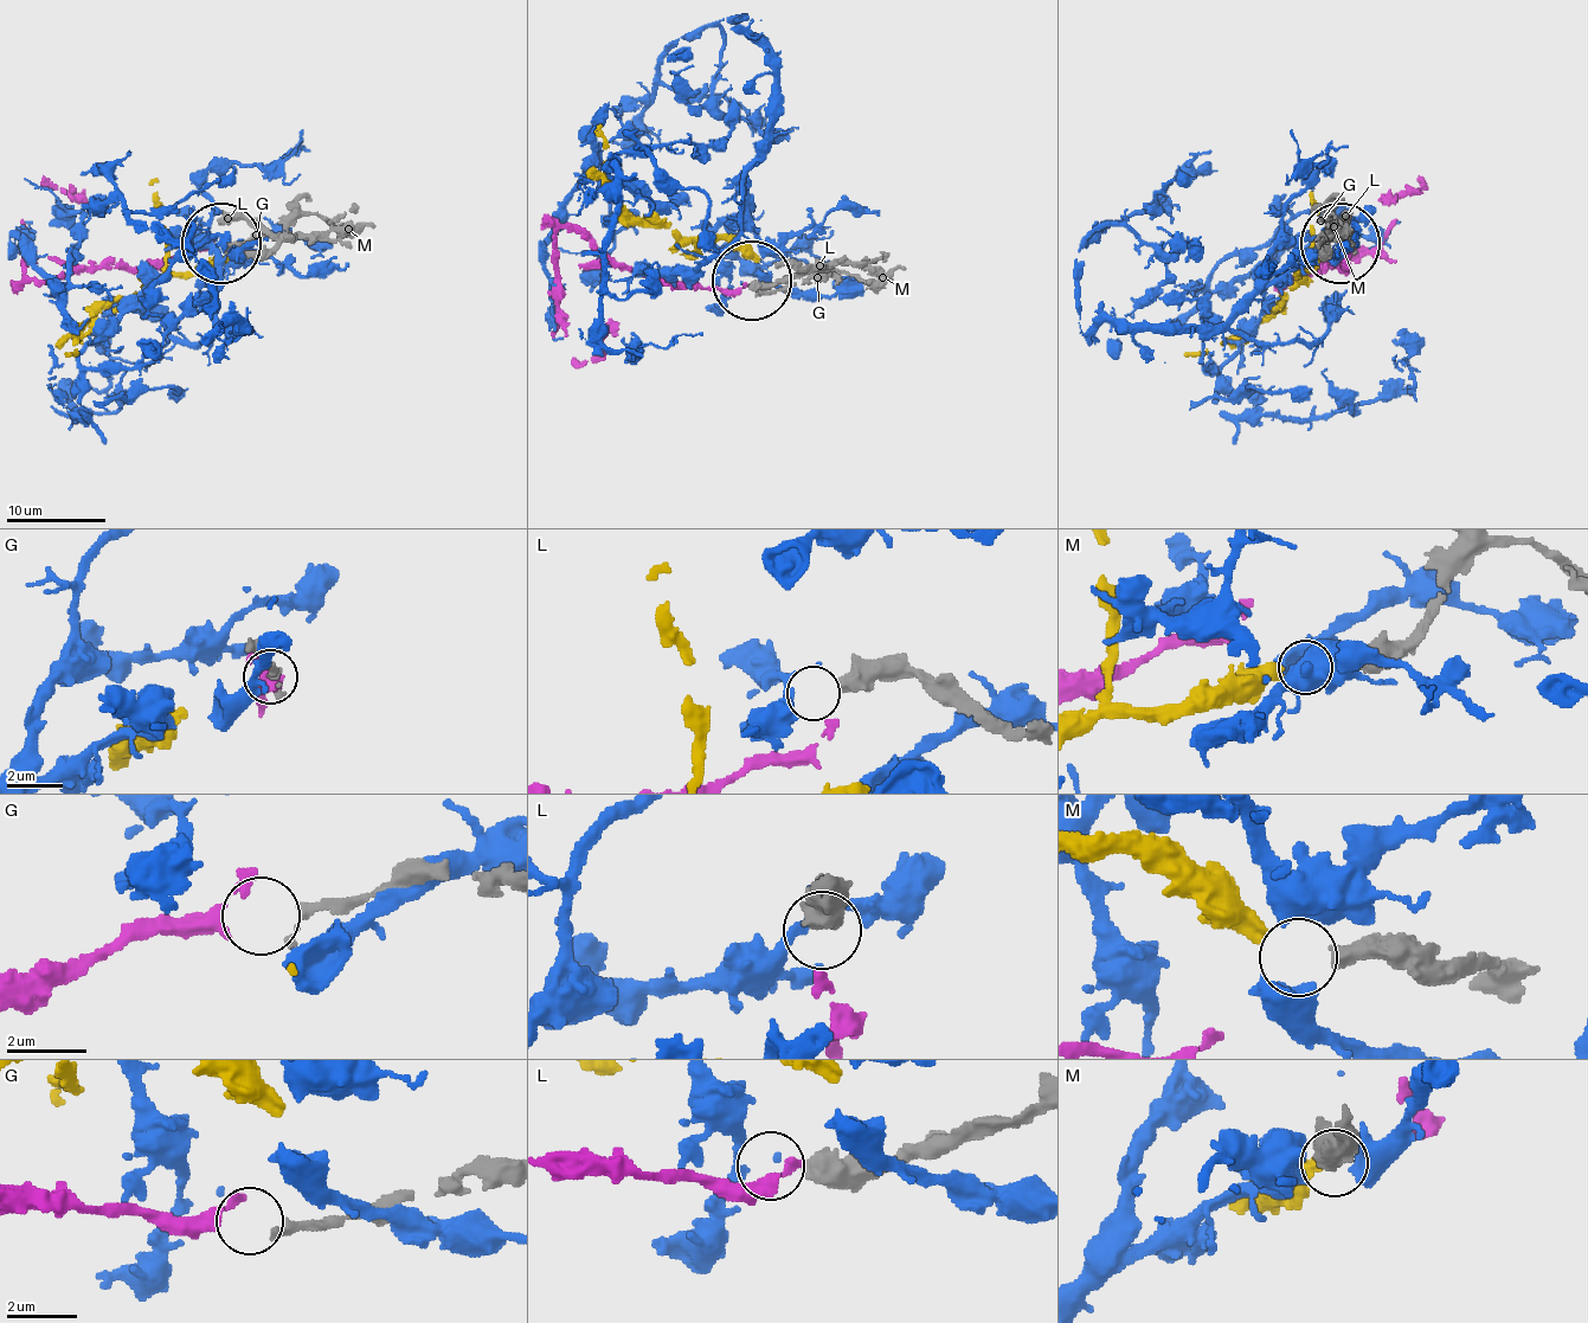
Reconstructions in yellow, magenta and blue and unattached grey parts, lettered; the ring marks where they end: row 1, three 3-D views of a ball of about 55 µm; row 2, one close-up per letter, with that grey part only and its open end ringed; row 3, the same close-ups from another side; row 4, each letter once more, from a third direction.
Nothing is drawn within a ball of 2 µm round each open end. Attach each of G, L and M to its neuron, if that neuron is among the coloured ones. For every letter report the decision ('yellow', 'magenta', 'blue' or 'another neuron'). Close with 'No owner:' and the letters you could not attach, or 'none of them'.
G: magenta
L: another neuron
M: yellow
No owner: L

